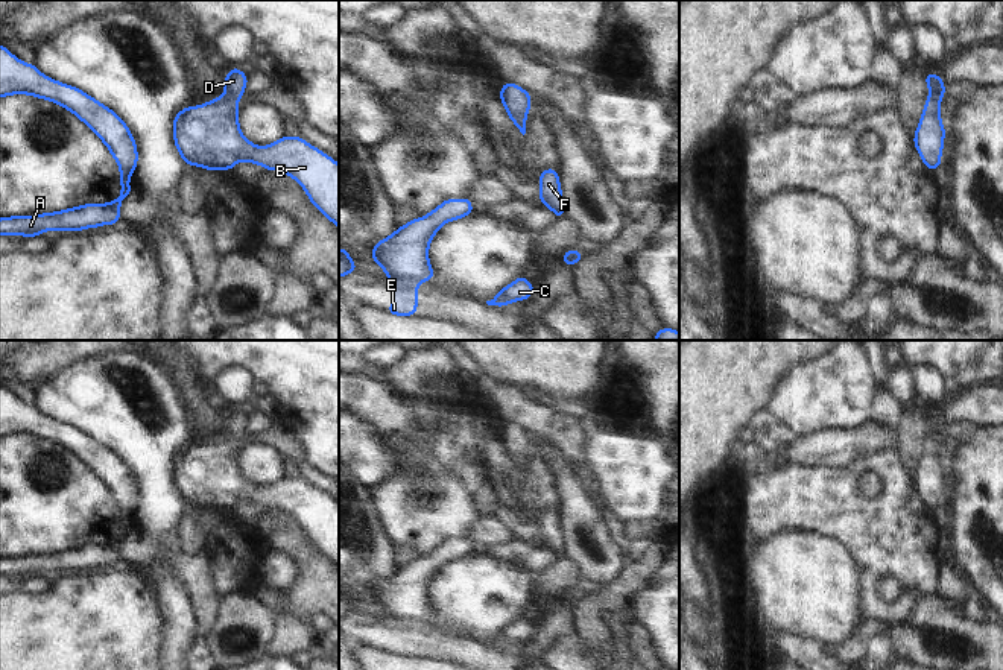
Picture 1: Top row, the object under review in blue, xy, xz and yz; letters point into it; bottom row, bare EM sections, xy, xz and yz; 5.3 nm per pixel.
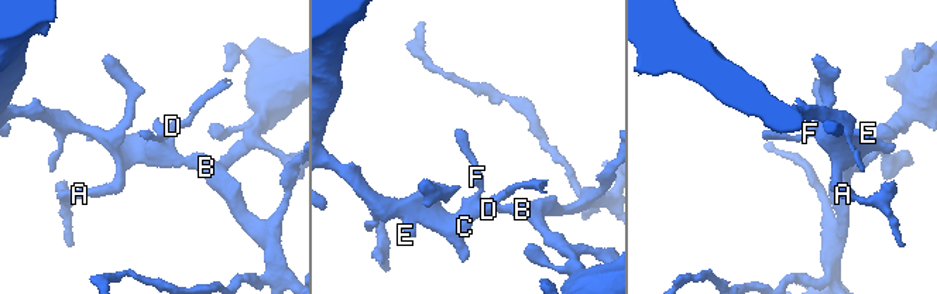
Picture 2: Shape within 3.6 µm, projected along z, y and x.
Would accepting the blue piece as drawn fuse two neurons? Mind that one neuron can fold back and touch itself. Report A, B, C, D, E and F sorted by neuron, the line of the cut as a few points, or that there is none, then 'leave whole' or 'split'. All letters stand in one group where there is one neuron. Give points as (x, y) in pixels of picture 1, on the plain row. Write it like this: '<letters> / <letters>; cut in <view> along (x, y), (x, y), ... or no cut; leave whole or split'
A B C E F / D; cut in xy along (225, 433), (237, 439); split

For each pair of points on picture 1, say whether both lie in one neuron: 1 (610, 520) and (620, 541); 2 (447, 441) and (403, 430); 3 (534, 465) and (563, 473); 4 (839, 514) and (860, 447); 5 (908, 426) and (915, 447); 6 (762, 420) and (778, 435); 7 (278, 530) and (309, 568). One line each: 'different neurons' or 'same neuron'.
1: same neuron
2: different neurons
3: different neurons
4: different neurons
5: same neuron
6: same neuron
7: same neuron

